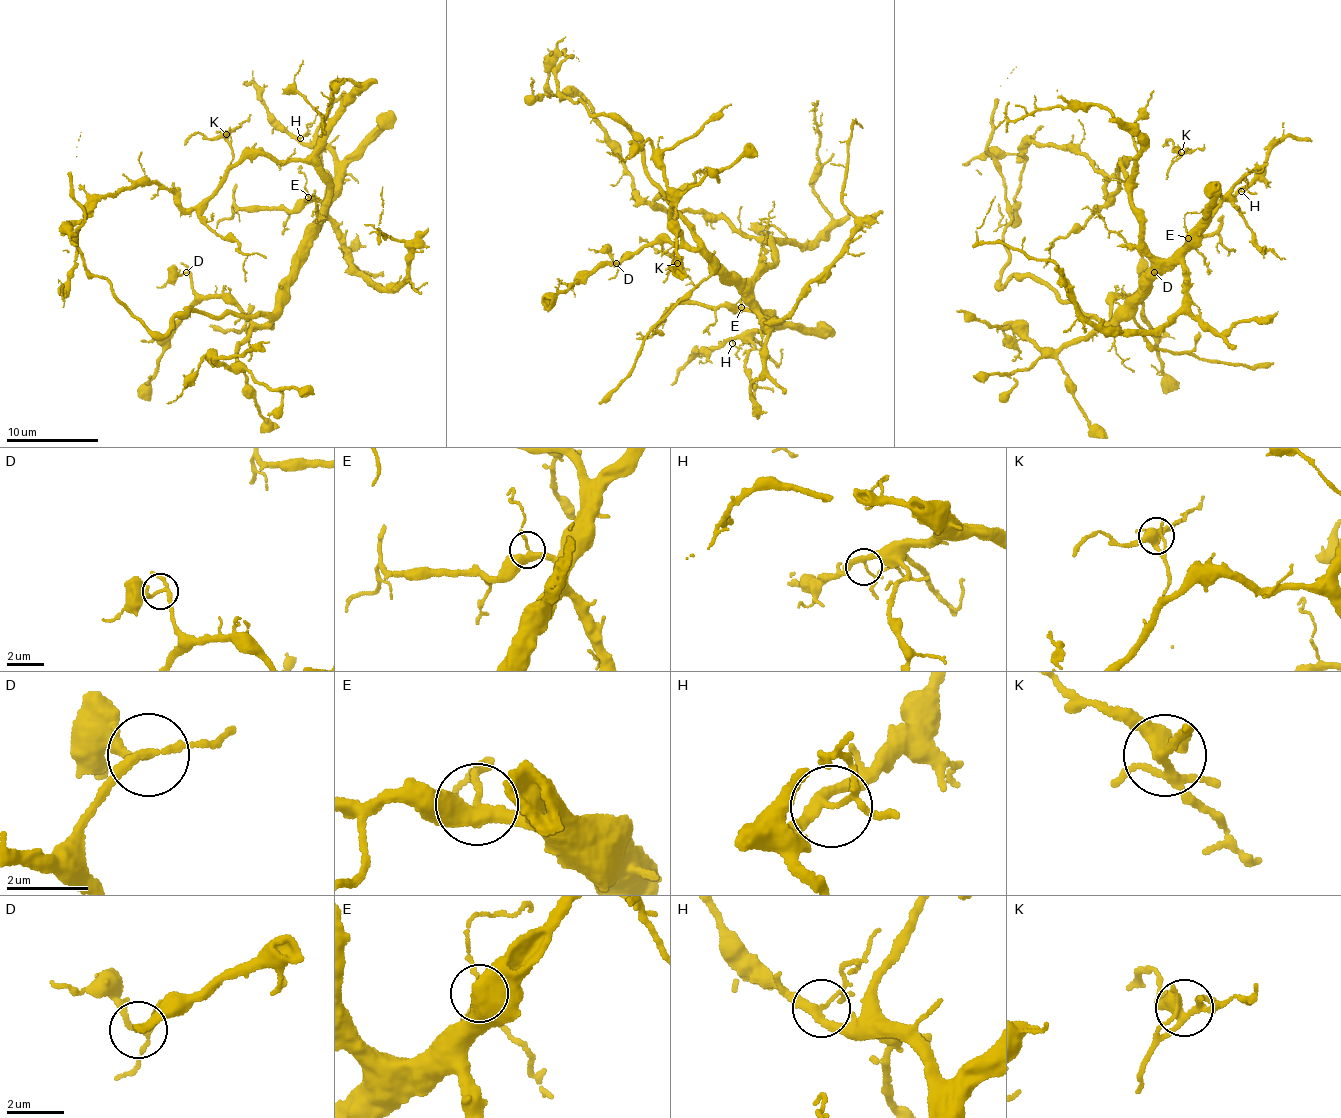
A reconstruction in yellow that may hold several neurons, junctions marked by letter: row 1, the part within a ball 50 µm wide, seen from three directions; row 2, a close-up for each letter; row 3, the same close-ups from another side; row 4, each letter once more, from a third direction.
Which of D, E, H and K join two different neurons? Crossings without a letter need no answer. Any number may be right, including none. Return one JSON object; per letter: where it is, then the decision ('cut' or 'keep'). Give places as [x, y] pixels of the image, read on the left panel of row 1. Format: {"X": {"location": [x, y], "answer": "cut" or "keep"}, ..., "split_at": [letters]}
{"D": {"location": [186, 272], "answer": "keep"}, "E": {"location": [308, 197], "answer": "keep"}, "H": {"location": [300, 138], "answer": "keep"}, "K": {"location": [226, 134], "answer": "keep"}, "split_at": []}

